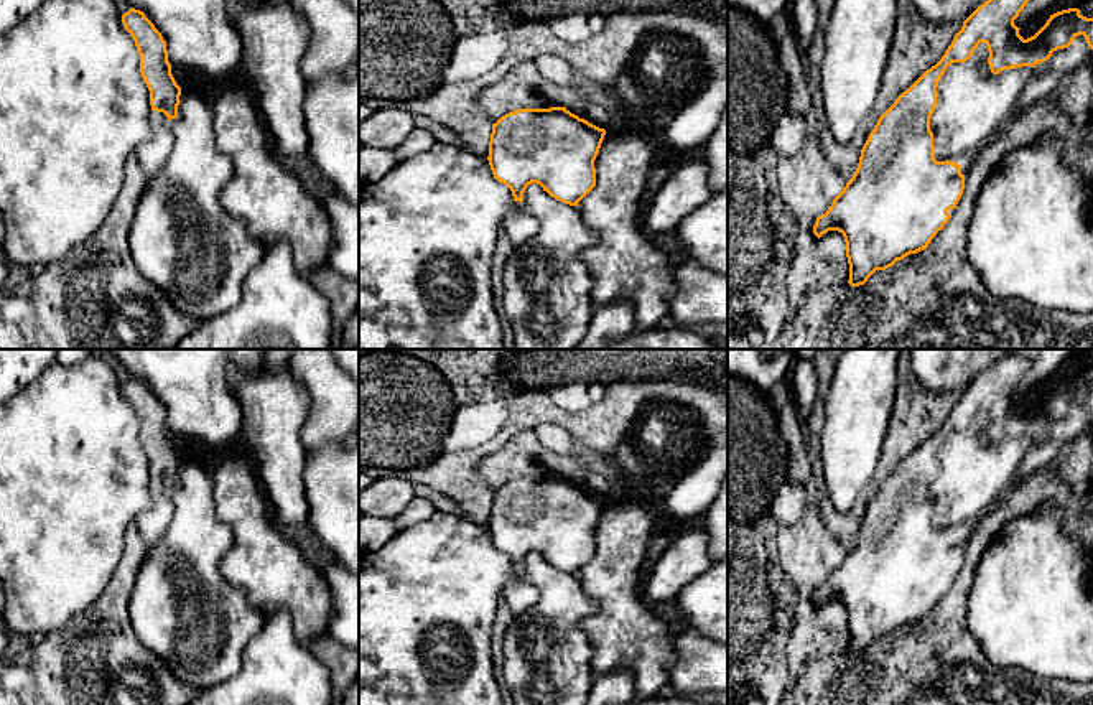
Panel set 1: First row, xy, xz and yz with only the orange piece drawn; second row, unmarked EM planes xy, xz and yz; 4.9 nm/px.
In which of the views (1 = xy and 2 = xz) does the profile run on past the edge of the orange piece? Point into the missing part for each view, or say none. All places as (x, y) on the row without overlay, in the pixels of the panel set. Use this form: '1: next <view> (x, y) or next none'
1: next xy (152, 524)
2: next xz (519, 595)

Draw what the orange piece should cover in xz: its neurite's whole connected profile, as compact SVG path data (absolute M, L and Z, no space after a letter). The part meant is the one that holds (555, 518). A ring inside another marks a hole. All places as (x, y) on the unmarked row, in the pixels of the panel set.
M566 476L519 478L492 493L487 529L494 547L509 555L514 565L514 577L502 595L504 603L514 616L535 606L540 598L538 588L522 575L527 555L537 552L551 567L570 575L578 575L596 555L594 529L604 504L604 497L579 488Z

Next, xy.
M130 377L122 384L122 392L135 410L140 423L140 441L150 460L153 502L133 521L145 549L150 550L160 544L173 519L174 504L170 489L178 486L181 456L171 443L166 410L145 382Z

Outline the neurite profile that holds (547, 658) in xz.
M540 553L527 555L523 578L535 585L540 598L535 606L514 616L504 636L502 672L514 705L584 705L594 682L591 670L593 644L581 621L598 611L578 575L551 567Z

